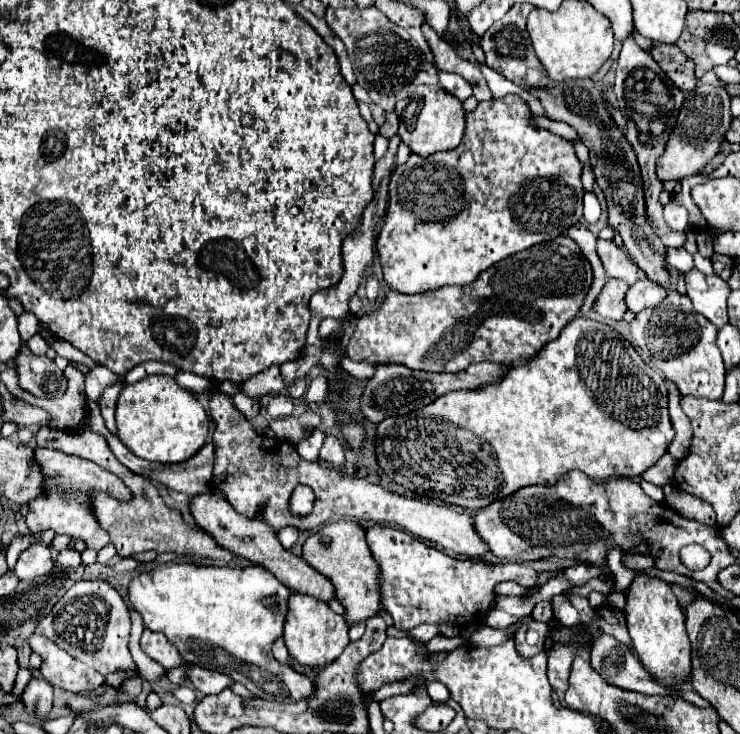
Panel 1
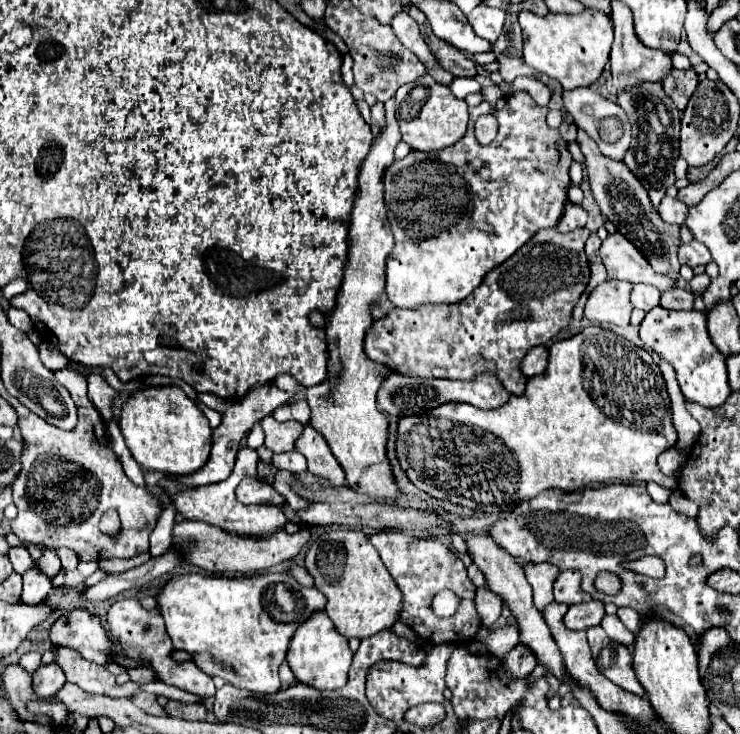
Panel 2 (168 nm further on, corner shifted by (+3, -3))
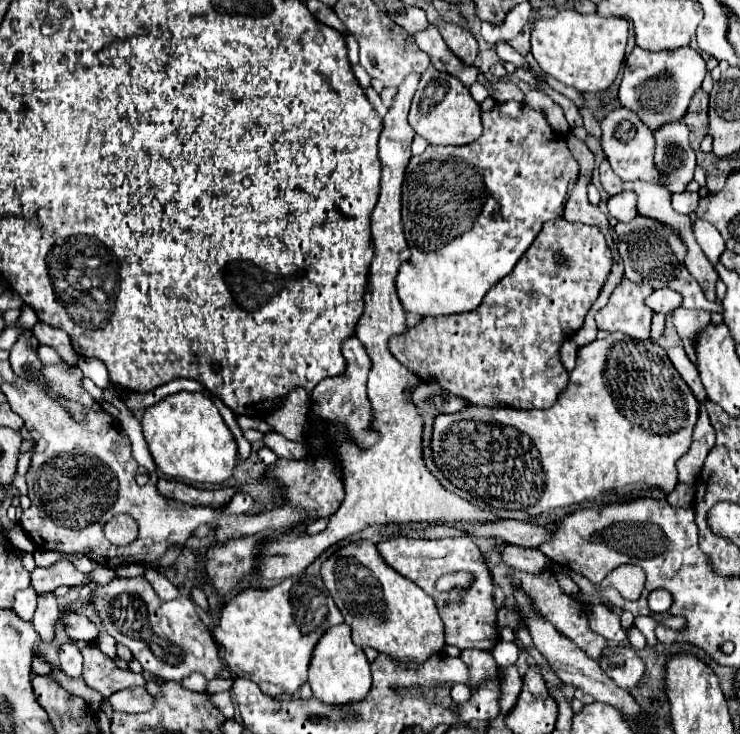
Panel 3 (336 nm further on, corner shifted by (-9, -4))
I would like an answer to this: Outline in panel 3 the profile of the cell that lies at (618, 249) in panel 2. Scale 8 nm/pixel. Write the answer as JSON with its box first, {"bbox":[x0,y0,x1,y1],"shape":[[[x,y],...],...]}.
{"bbox":[614,215,724,313],"shape":[[[636,215],[630,223],[616,223],[614,231],[618,233],[618,253],[626,267],[626,273],[624,273],[626,279],[630,279],[634,283],[648,283],[652,289],[670,287],[684,297],[682,307],[686,307],[686,309],[704,309],[708,313],[724,311],[720,301],[712,303],[704,297],[698,281],[684,267],[686,245],[670,225],[644,217],[644,215]]]}

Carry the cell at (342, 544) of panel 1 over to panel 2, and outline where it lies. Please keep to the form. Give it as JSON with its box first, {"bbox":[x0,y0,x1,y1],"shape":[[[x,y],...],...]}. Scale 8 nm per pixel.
{"bbox":[306,530,400,638],"shape":[[[326,530],[306,552],[306,568],[328,598],[326,614],[344,638],[368,638],[398,620],[400,590],[362,530]]]}

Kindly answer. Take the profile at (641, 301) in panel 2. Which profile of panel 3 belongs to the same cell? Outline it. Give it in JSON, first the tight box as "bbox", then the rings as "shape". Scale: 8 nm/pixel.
{"bbox":[646,287,682,313],"shape":[[[664,287],[664,289],[656,289],[648,299],[646,299],[648,307],[652,307],[652,311],[656,313],[672,313],[674,309],[678,309],[682,305],[682,295]]]}

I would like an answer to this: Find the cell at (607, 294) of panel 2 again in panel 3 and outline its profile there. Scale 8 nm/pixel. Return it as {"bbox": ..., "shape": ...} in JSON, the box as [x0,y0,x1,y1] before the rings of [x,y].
{"bbox":[596,279,654,339],"shape":[[[622,279],[614,289],[608,305],[596,313],[598,329],[602,331],[622,331],[632,339],[648,339],[650,319],[654,311],[644,303],[644,299],[654,289],[644,283],[632,283]]]}

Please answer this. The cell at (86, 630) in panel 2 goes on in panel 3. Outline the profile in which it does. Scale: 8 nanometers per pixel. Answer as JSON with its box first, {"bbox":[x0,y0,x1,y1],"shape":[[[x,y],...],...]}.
{"bbox":[62,613,98,641],"shape":[[[66,613],[62,615],[62,623],[68,637],[74,641],[94,641],[98,637],[98,627],[82,613]]]}

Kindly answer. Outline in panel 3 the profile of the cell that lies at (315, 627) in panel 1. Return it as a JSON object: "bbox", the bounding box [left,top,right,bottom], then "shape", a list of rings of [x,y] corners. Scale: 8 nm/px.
{"bbox":[308,623,372,707],"shape":[[[346,623],[336,625],[324,633],[324,639],[316,645],[316,651],[312,653],[310,673],[308,681],[312,687],[314,697],[330,707],[342,707],[350,703],[360,703],[372,687],[372,675],[370,675],[370,663],[360,647],[356,647],[350,639],[350,627]]]}

